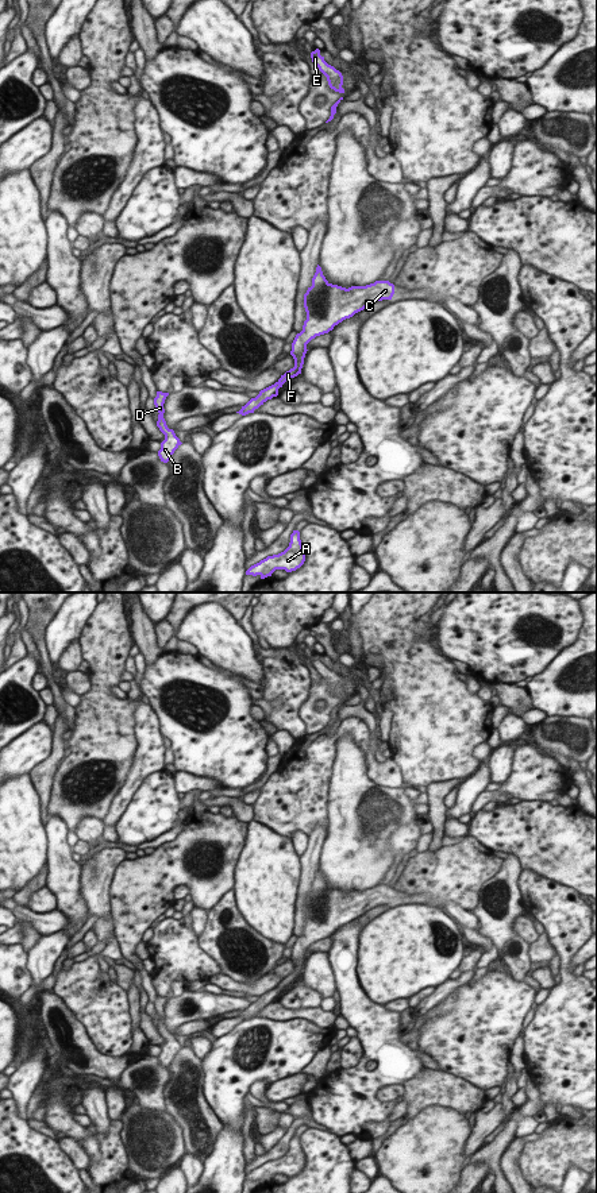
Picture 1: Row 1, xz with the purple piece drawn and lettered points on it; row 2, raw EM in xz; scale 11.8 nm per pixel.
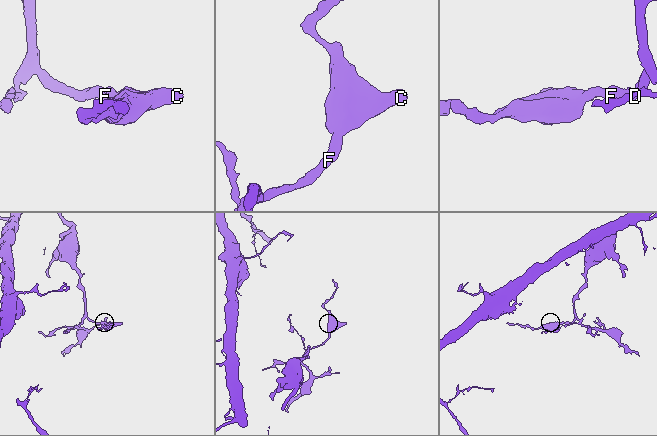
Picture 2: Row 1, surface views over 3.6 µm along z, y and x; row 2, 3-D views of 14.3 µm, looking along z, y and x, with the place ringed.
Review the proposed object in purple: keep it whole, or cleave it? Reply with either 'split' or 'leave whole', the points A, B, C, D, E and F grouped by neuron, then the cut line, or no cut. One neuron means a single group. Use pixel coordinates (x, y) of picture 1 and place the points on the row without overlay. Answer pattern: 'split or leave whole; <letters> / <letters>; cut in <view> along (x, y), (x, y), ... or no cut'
leave whole; A B C D E F; no cut

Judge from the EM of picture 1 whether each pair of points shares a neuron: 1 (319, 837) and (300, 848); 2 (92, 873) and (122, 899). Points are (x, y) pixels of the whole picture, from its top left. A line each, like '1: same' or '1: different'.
1: different
2: different

